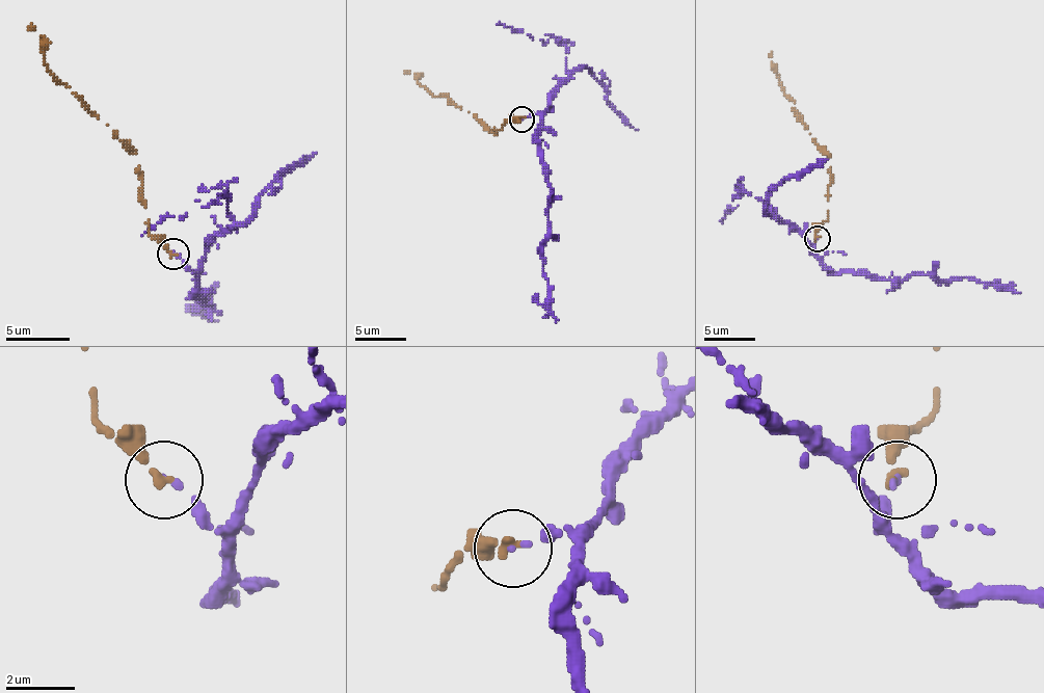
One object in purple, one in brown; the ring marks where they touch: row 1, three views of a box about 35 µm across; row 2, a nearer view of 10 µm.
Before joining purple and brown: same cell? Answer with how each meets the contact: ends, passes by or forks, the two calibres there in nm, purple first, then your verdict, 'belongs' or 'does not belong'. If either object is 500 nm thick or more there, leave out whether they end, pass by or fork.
purple ends | brown ends | 160/280 nm | does not belong

